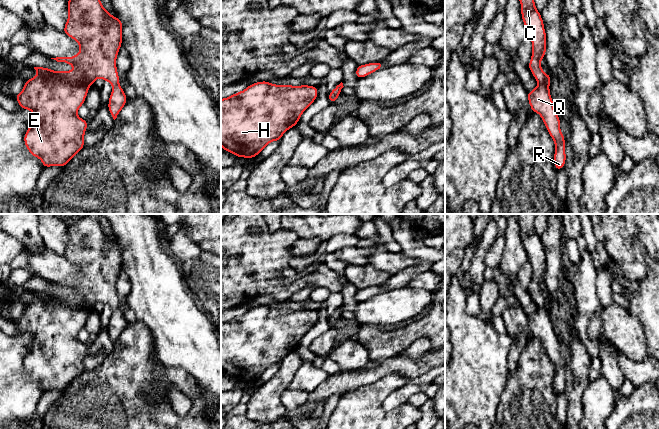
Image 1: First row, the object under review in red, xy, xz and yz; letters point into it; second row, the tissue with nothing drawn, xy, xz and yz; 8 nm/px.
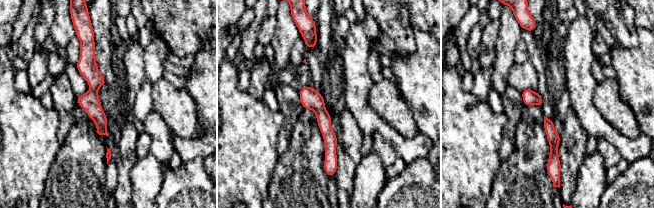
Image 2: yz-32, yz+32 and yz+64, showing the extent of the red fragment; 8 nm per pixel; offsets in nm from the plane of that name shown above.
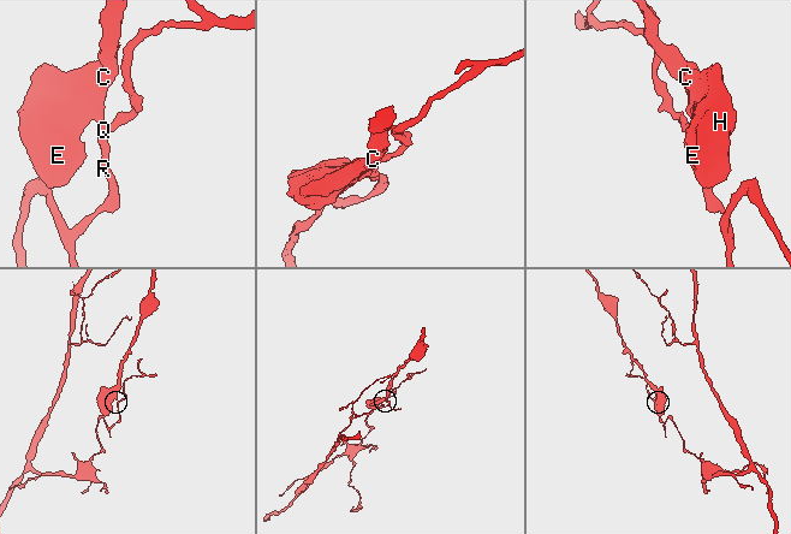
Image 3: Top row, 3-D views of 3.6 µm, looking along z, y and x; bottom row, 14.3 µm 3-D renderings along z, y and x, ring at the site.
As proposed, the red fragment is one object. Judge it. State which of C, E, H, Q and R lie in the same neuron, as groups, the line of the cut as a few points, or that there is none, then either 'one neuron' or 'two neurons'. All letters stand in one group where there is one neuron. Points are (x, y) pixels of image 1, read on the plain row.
C E H / Q R; cut in yz along (539, 308), (548, 312); two neurons

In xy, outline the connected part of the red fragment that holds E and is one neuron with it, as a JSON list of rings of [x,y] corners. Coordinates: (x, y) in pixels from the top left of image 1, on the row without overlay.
[[[86,214],[78,220],[68,221],[67,233],[69,240],[63,256],[74,263],[80,269],[81,273],[73,281],[56,281],[51,283],[71,288],[75,294],[54,295],[46,291],[34,291],[37,300],[25,304],[22,315],[14,320],[21,333],[28,333],[33,337],[30,351],[24,358],[24,368],[32,381],[38,381],[42,385],[43,393],[51,390],[64,391],[84,372],[84,359],[88,345],[79,342],[77,335],[85,327],[89,311],[94,308],[94,305],[97,302],[101,302],[104,305],[108,305],[113,311],[118,309],[120,305],[116,283],[119,273],[122,270],[123,247],[119,242],[114,241],[104,233],[99,222],[99,214]]]

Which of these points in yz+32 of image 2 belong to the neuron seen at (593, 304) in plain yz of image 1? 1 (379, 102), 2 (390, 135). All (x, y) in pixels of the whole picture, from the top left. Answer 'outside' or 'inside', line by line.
1: outside
2: inside

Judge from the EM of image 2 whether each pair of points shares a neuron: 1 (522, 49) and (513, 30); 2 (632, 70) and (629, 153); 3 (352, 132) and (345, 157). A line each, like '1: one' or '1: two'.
1: two
2: two
3: one

